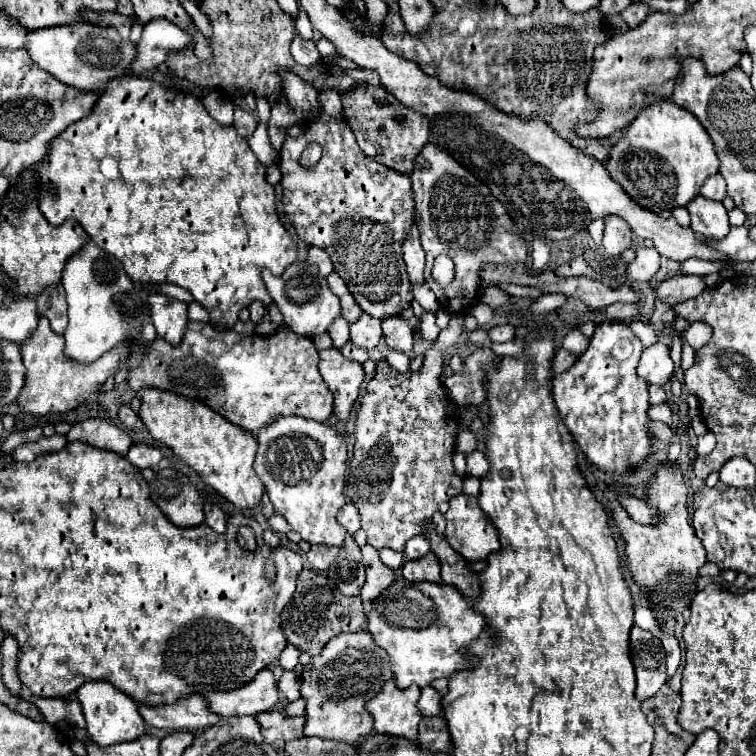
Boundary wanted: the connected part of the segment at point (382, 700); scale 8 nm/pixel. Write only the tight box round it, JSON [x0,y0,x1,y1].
[366,680,422,740]

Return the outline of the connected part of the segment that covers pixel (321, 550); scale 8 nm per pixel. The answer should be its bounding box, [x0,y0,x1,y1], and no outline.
[306,544,340,572]

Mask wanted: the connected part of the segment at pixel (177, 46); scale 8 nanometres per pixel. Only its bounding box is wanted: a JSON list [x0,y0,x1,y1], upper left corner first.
[130,18,190,74]

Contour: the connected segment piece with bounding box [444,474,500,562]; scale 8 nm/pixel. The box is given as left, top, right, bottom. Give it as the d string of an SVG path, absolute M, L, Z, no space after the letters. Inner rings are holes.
M468 474L464 478L462 492L450 500L450 508L444 514L444 518L446 518L446 540L468 562L484 562L492 552L498 552L498 548L500 548L498 530L492 526L490 518L478 506L478 492L480 492L480 478Z

